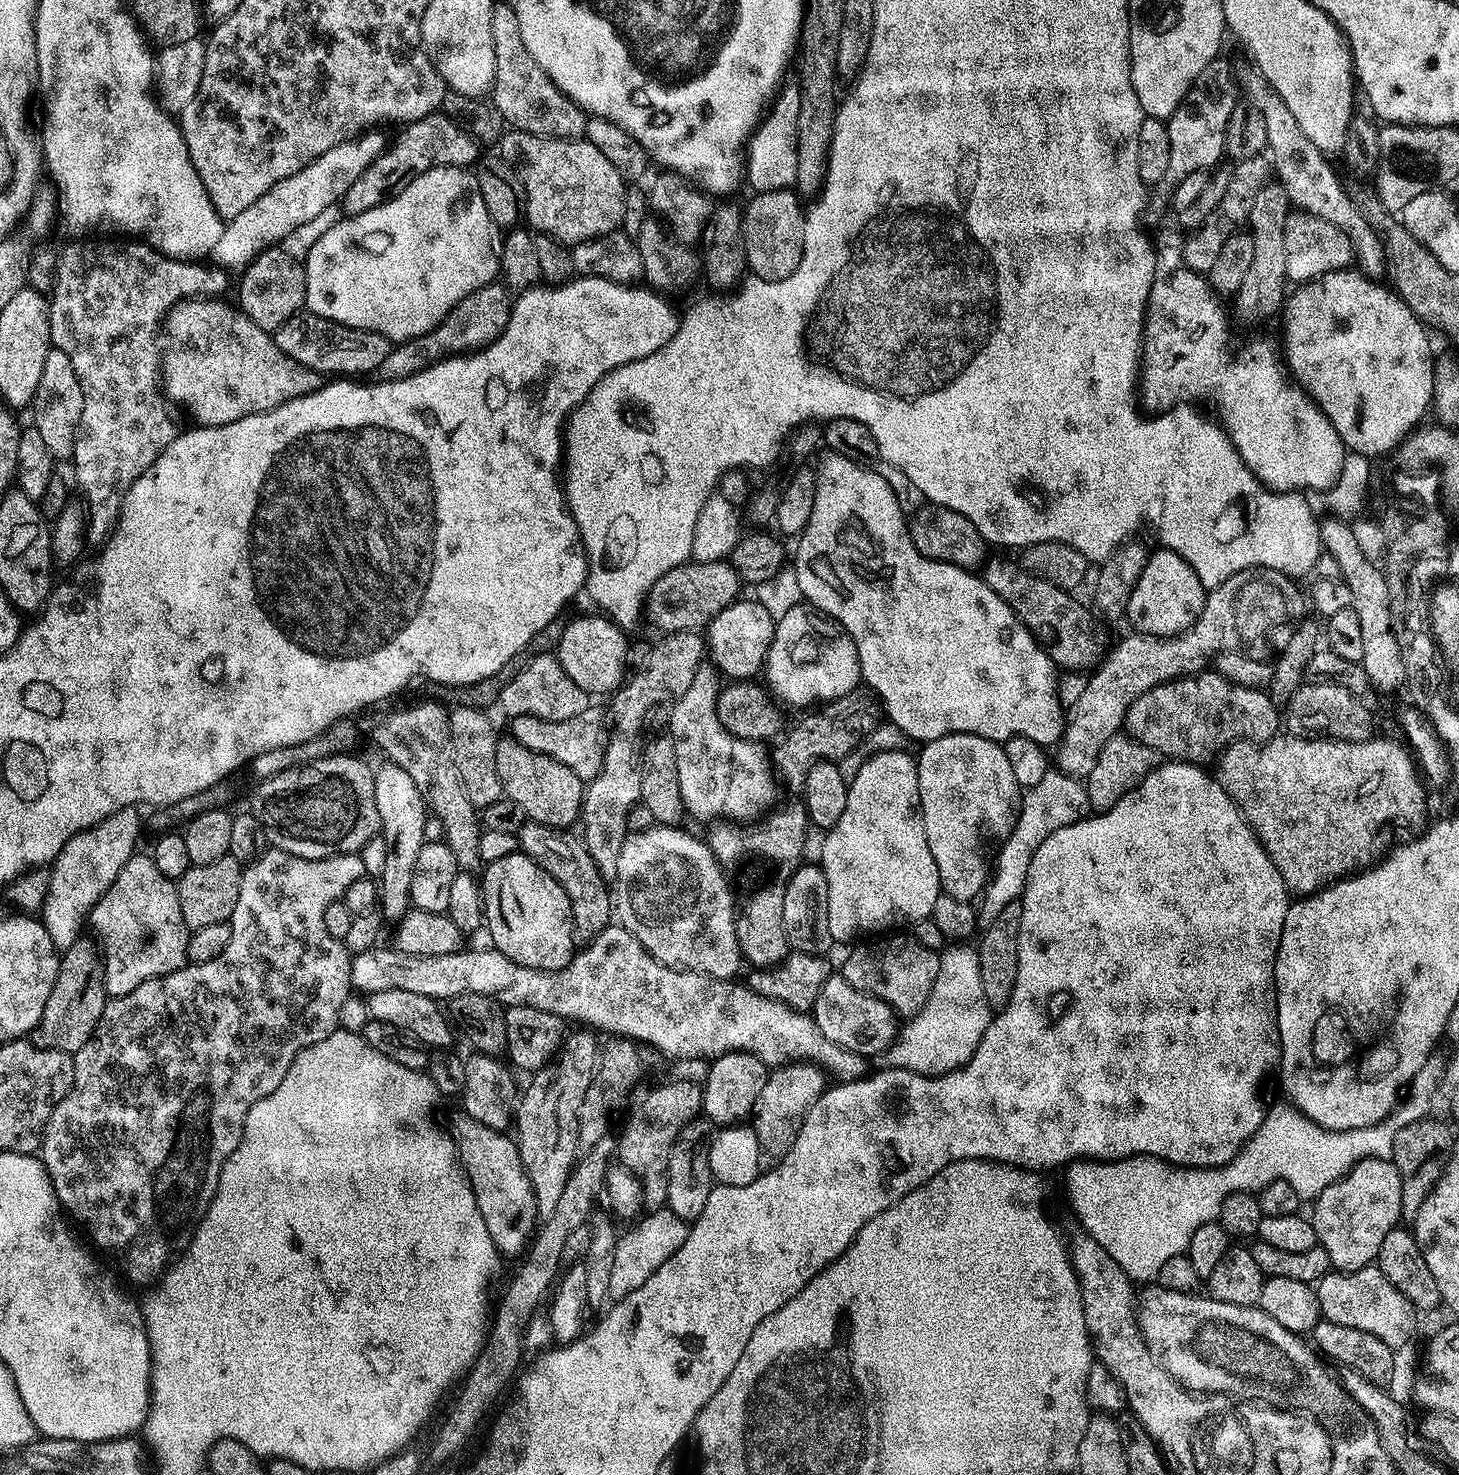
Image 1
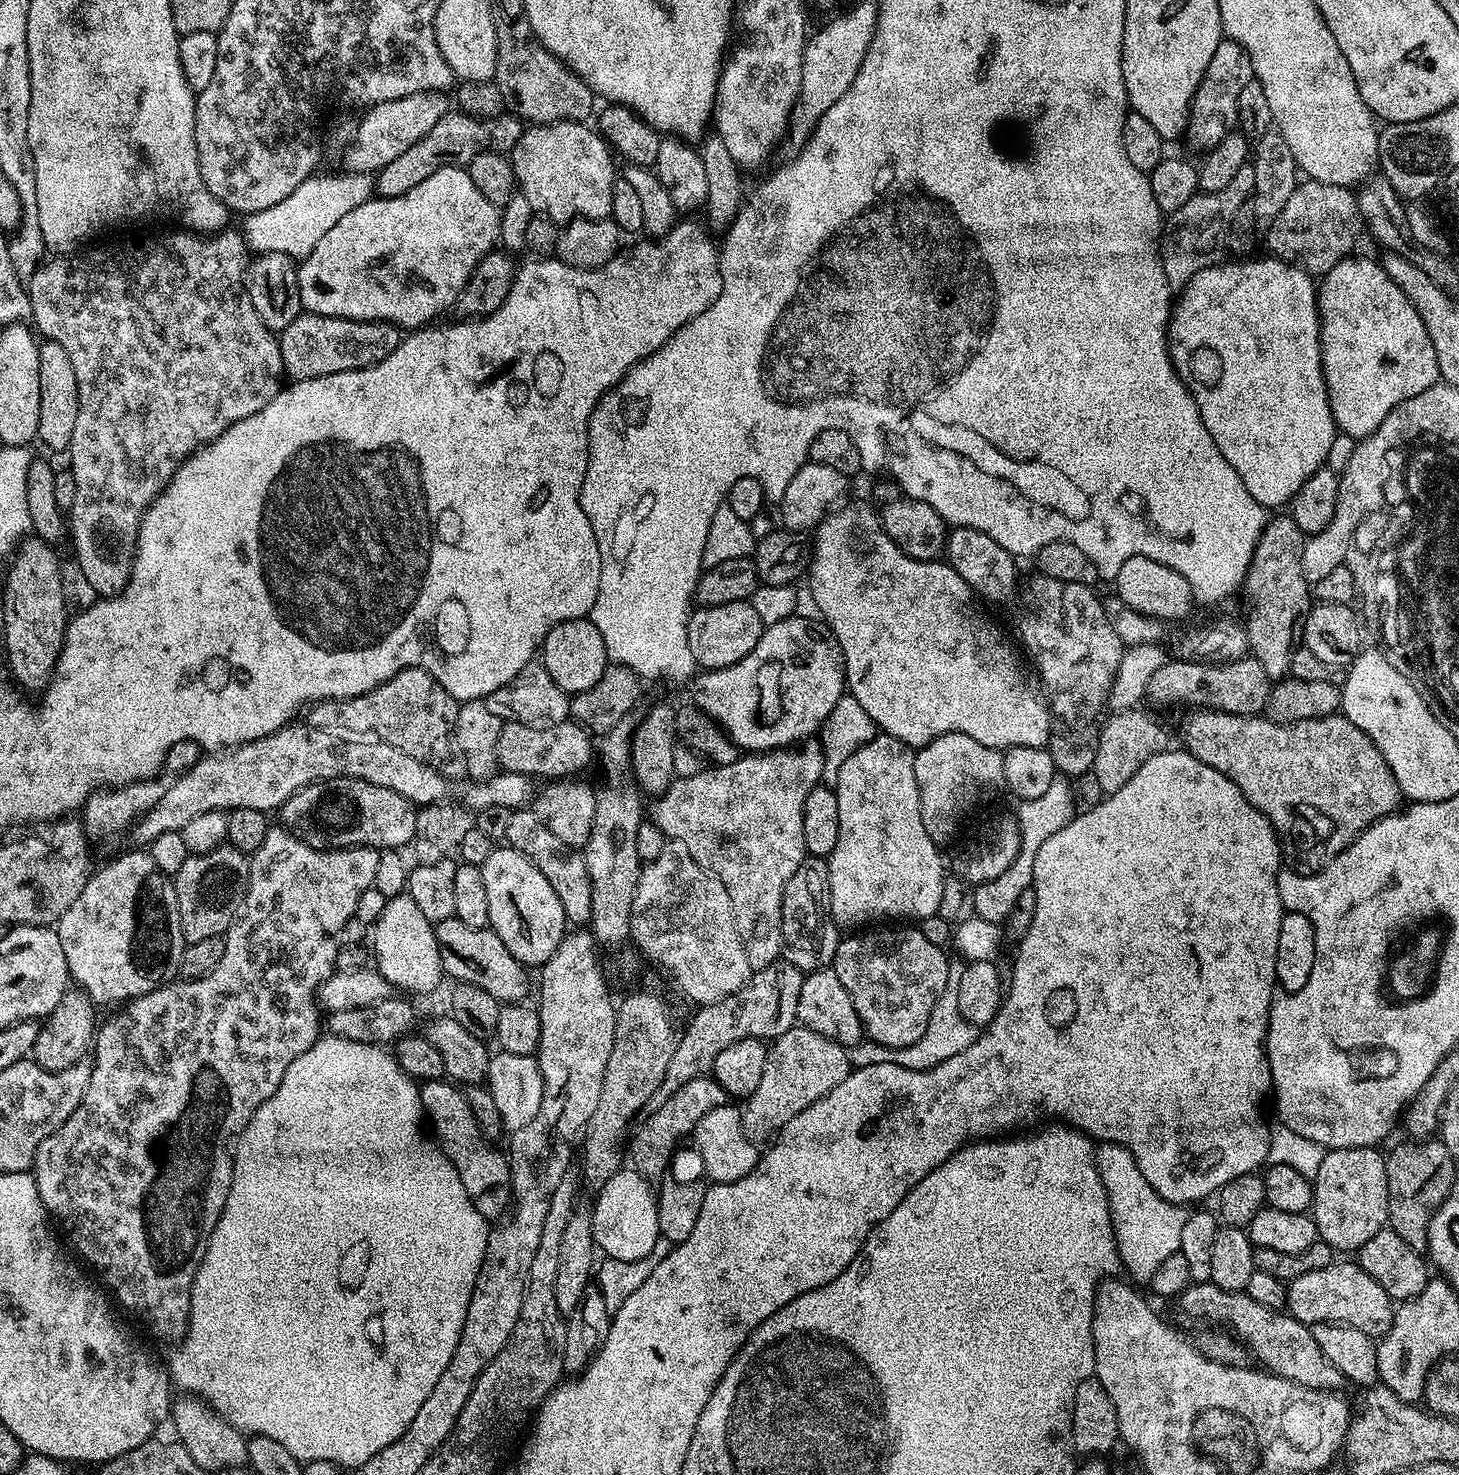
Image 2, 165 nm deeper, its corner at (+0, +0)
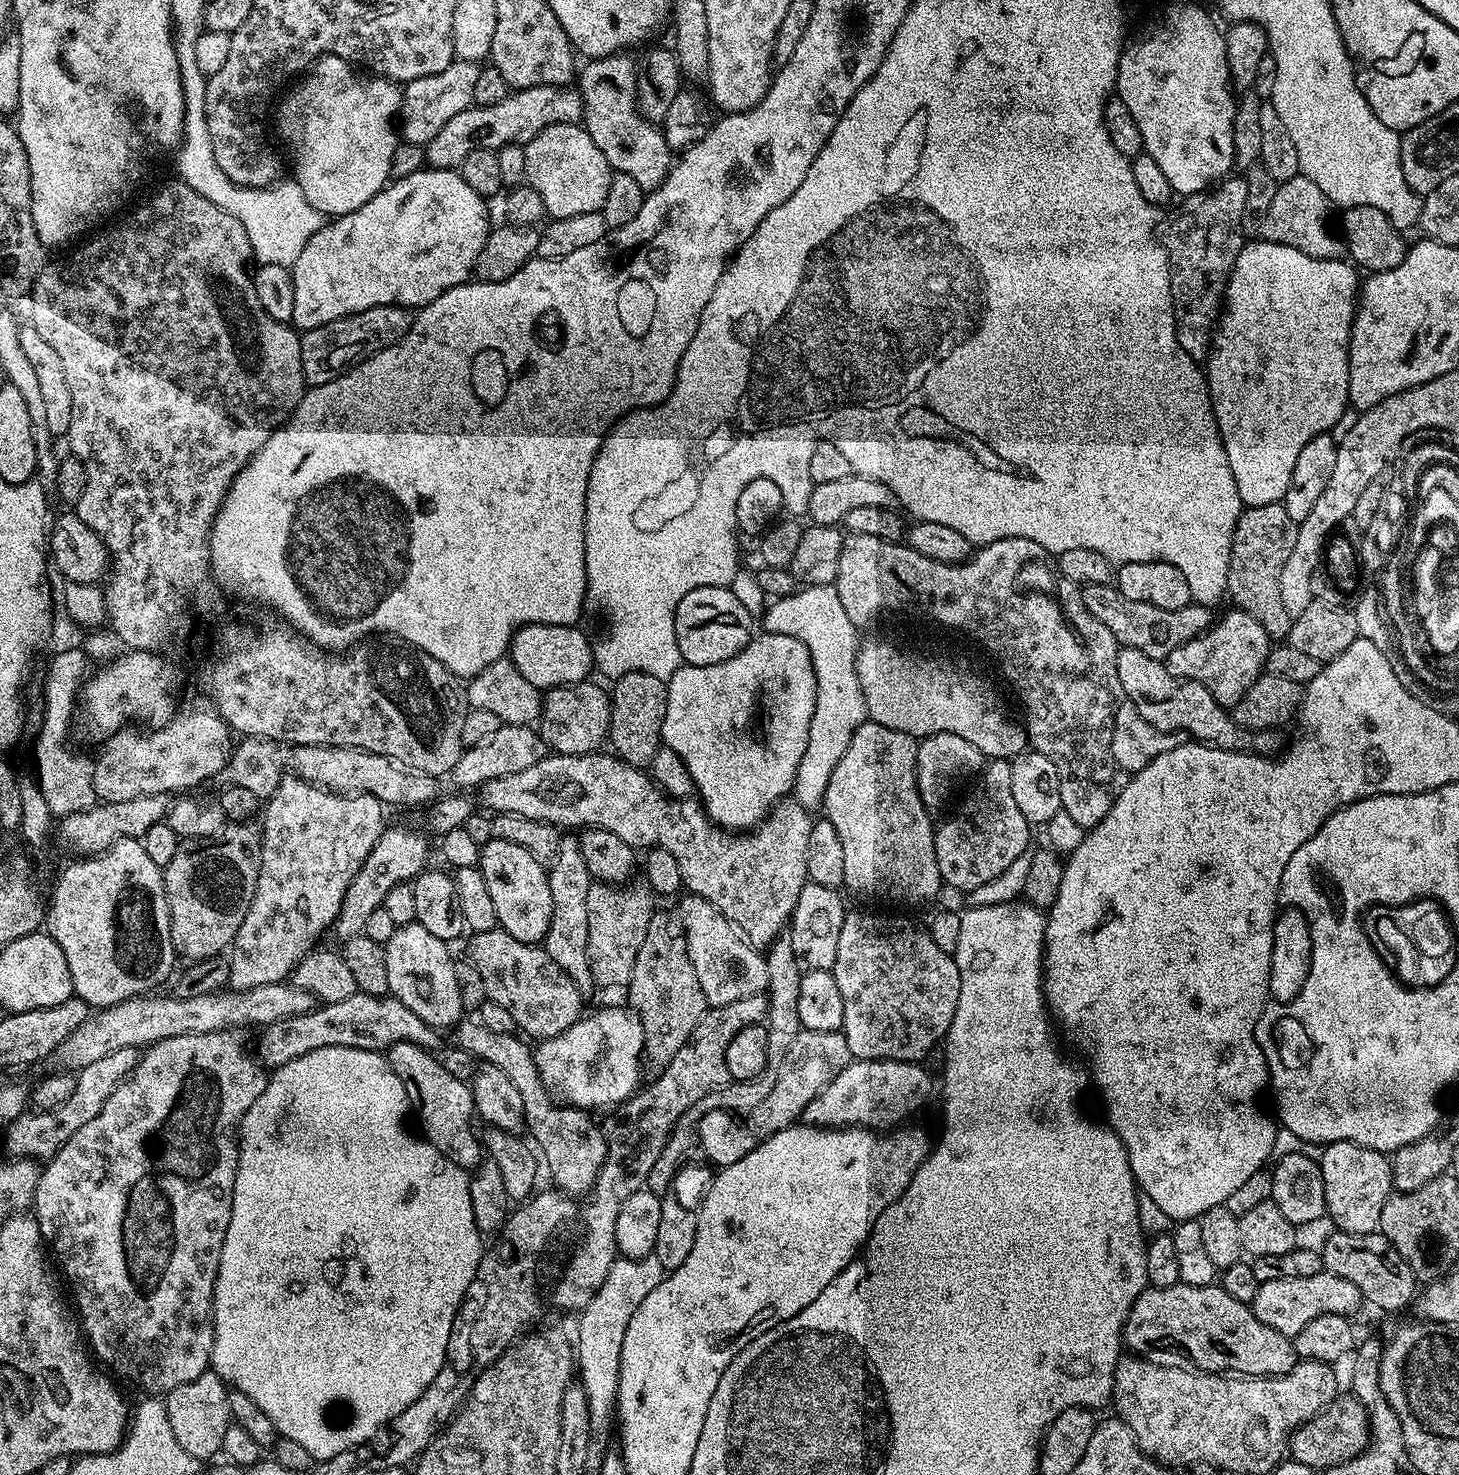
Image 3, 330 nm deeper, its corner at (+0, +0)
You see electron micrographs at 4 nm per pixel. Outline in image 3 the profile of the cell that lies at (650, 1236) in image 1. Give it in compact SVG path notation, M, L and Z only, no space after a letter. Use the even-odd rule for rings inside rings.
M655 1255L639 1260L617 1257L607 1272L606 1280L597 1290L594 1298L581 1309L578 1319L578 1338L576 1337L576 1366L584 1396L590 1410L590 1443L593 1452L607 1451L610 1432L614 1430L615 1401L618 1378L620 1377L622 1341L626 1326L643 1298L654 1290L664 1271Z

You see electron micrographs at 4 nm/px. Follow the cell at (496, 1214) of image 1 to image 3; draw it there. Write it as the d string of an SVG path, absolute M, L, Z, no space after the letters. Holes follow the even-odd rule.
M398 1042L387 1049L386 1055L390 1070L394 1070L394 1074L402 1078L402 1086L406 1086L408 1103L414 1113L414 1120L416 1116L420 1123L419 1131L423 1139L446 1154L450 1162L466 1170L475 1170L482 1159L482 1144L477 1133L476 1136L472 1133L476 1107L471 1087L465 1081L454 1078L454 1074L450 1074L450 1070L446 1070L446 1066L442 1066L429 1049L417 1044Z

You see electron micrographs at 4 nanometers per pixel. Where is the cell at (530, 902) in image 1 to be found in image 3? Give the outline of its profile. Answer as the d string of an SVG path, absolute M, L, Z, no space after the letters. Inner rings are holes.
M492 840L481 847L478 867L482 878L486 878L494 910L498 910L497 925L518 938L518 942L539 945L548 933L552 913L550 882L545 865L534 862L532 855L526 854L522 846L514 846L514 842Z

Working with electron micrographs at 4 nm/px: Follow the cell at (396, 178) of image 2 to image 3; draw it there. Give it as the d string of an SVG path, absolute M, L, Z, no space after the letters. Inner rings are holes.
M530 86L529 88L518 88L509 91L508 96L502 98L502 102L494 102L494 106L477 104L462 110L462 114L454 114L454 118L450 118L450 122L446 122L446 126L442 126L442 130L438 130L438 134L434 134L434 138L430 138L430 142L424 145L424 158L427 167L456 170L459 169L462 162L466 162L466 154L474 154L474 150L496 152L506 147L507 144L523 146L529 144L538 134L542 134L542 130L546 130L546 126L580 124L583 118L582 98L575 87Z

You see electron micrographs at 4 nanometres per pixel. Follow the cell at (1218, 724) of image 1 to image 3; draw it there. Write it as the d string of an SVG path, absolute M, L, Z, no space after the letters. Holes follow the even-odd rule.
M1235 606L1229 609L1229 612L1221 620L1219 617L1211 628L1175 648L1163 661L1164 668L1170 674L1206 686L1214 702L1231 710L1265 671L1270 641L1266 630L1262 630L1262 626L1258 626L1258 622L1250 618L1250 614Z

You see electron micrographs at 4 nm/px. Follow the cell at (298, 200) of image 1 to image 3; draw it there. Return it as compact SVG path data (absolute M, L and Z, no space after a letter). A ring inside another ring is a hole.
M453 59L446 70L438 70L438 74L430 74L426 78L409 80L402 88L398 132L409 144L430 142L454 114L462 114L462 110L473 107L474 86L478 82L481 65L474 60Z

